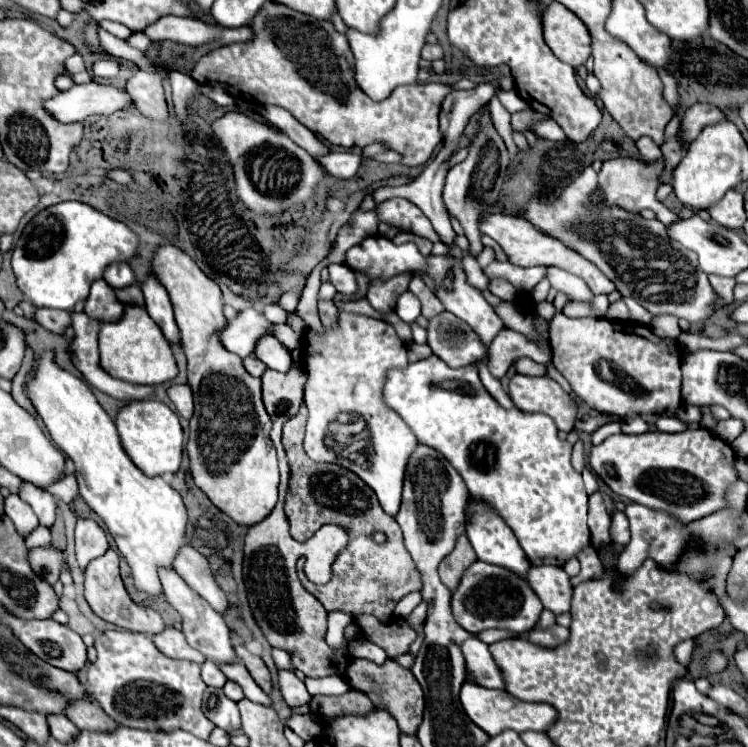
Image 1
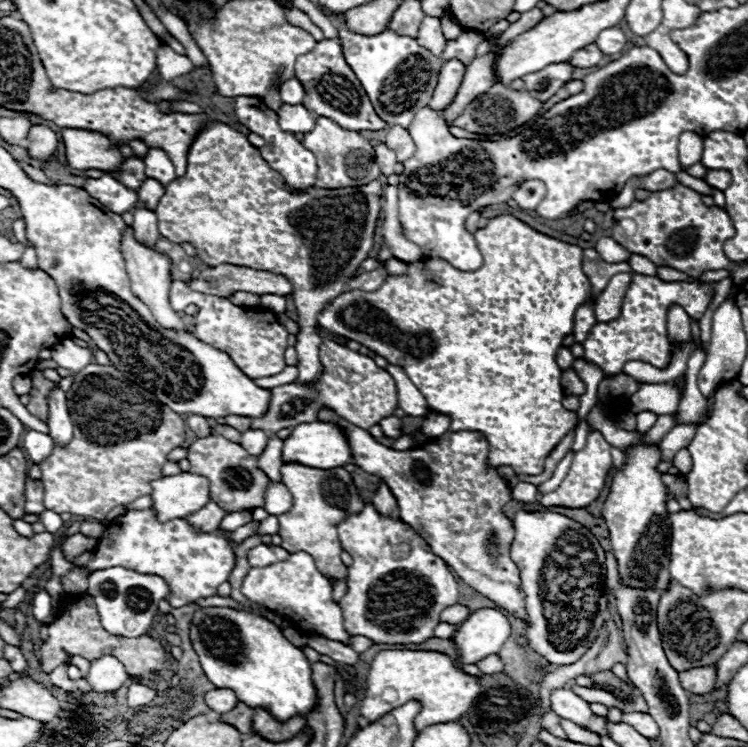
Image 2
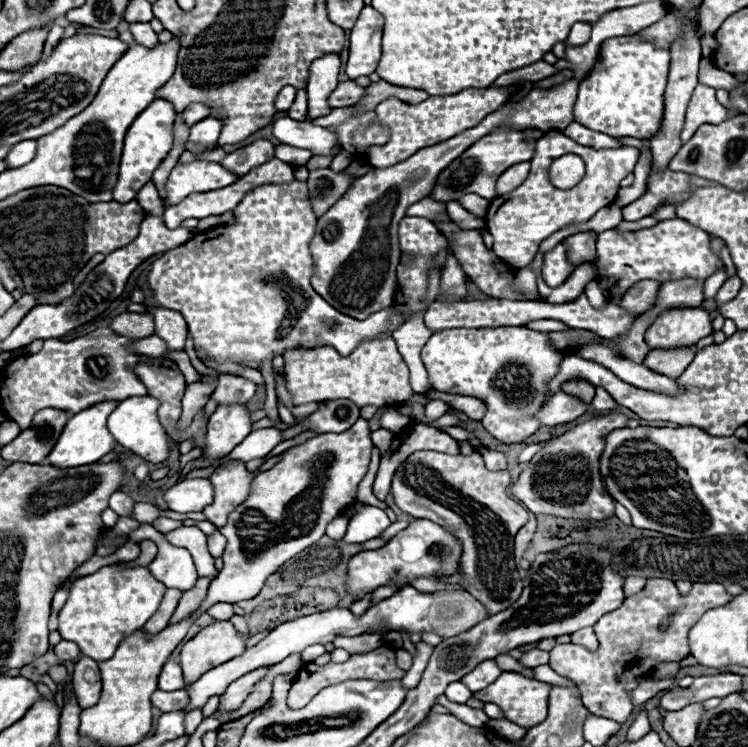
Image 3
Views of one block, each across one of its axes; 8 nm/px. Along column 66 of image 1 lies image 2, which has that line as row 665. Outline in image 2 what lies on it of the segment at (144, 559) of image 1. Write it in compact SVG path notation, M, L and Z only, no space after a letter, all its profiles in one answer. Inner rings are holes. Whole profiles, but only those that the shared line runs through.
M382 650L376 654L364 684L364 698L360 702L360 714L374 722L390 710L406 704L408 700L418 700L422 712L418 714L416 728L424 730L428 724L440 724L446 720L458 720L468 712L478 698L482 686L480 676L472 676L460 670L454 660L444 652L434 650Z

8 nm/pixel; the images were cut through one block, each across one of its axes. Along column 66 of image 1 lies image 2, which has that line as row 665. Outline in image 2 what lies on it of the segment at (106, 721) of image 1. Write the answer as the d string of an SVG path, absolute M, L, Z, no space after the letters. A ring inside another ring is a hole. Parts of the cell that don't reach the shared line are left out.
M716 664L680 672L680 680L682 680L682 688L686 688L686 692L690 692L690 694L706 694L716 684Z

